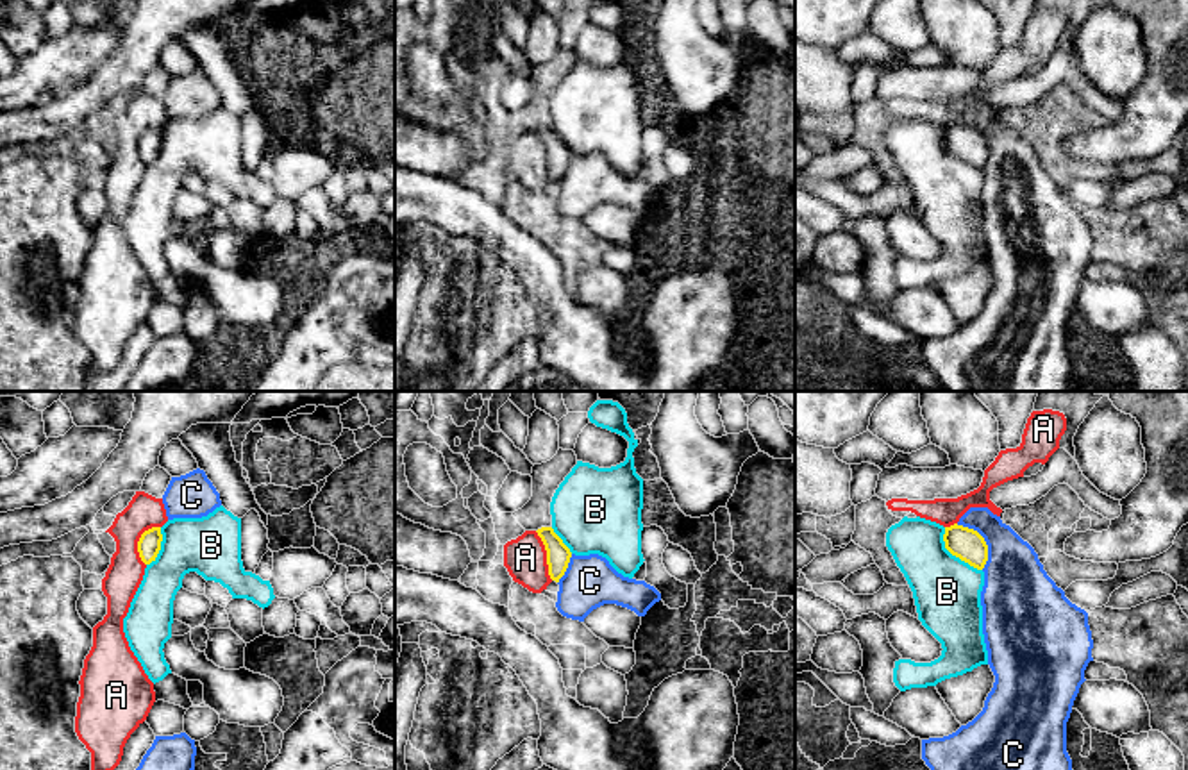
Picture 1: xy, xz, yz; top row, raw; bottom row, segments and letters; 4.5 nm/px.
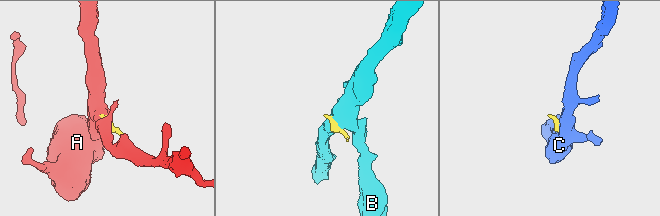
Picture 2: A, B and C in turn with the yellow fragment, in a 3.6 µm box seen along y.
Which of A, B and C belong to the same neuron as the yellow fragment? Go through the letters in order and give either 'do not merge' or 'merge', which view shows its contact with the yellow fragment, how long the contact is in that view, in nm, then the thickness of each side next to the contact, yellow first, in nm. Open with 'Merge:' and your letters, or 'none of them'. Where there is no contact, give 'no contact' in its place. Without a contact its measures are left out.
Merge: none of them
A: do not merge; meets yellow in xy; contact 200 nm long; 110 nm thick on the yellow side, 160 nm on the other
B: do not merge; meets yellow in yz; contact 260 nm long; 150 nm thick on the yellow side, 300 nm on the other
C: do not merge; meets yellow in yz; contact 240 nm long; 150 nm thick on the yellow side, 280 nm on the other

